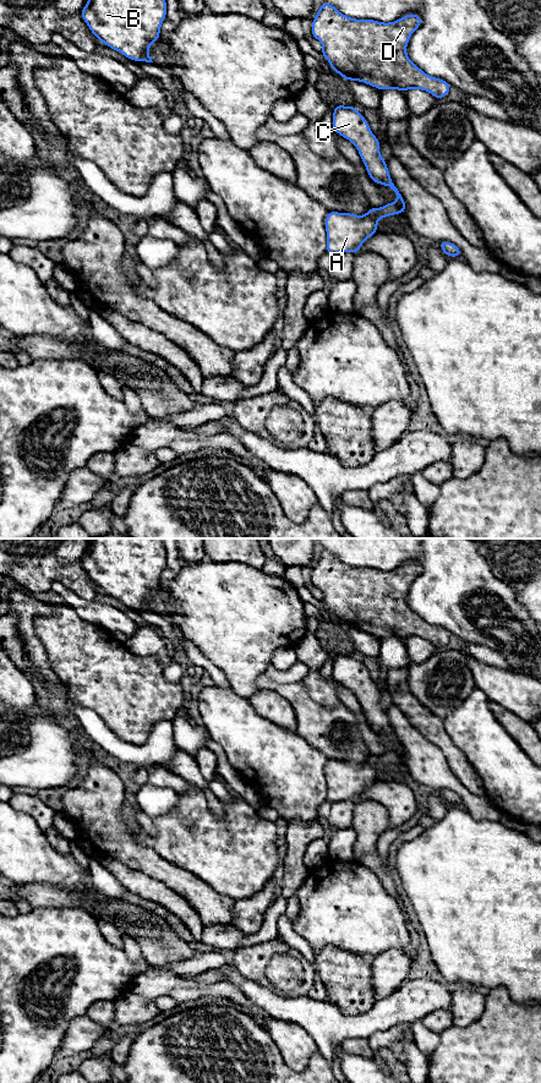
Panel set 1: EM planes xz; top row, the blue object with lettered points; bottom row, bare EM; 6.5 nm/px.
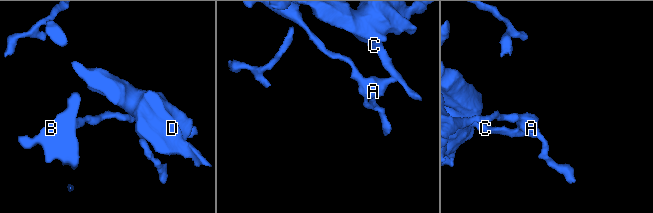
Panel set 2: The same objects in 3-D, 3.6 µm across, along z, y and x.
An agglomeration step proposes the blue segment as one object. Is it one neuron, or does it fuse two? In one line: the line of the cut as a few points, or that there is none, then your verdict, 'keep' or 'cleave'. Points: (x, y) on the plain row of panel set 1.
cut in xz along (393, 751), (403, 760); cleave

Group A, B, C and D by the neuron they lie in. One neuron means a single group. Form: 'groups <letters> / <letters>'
groups A B / C D

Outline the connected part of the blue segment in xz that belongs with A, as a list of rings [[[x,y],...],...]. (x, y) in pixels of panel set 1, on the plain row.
[[[386,751],[381,756],[371,755],[364,764],[329,759],[324,767],[326,800],[330,804],[341,800],[360,800],[361,793],[377,782],[379,766],[401,761],[401,757],[394,751]]]

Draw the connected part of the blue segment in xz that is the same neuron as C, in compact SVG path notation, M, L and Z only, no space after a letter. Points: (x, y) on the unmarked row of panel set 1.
M335 652L332 674L335 682L349 688L357 696L370 727L375 732L390 735L395 740L394 753L405 761L405 748L394 734L387 710L381 705L381 690L371 680L367 668L359 661L357 656Z

